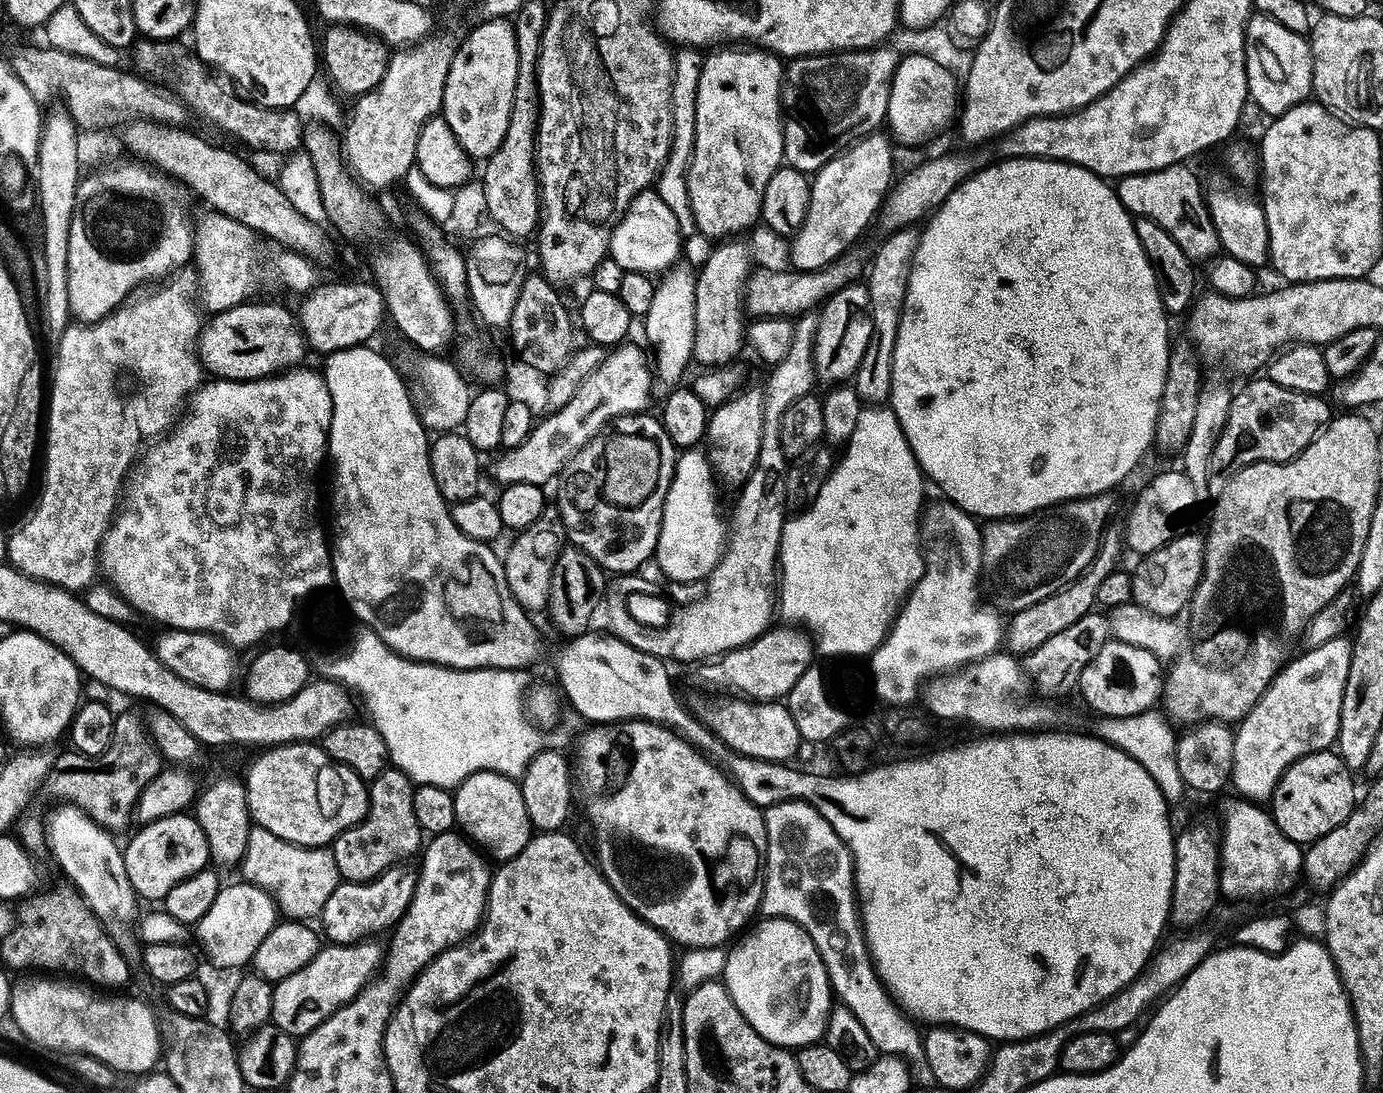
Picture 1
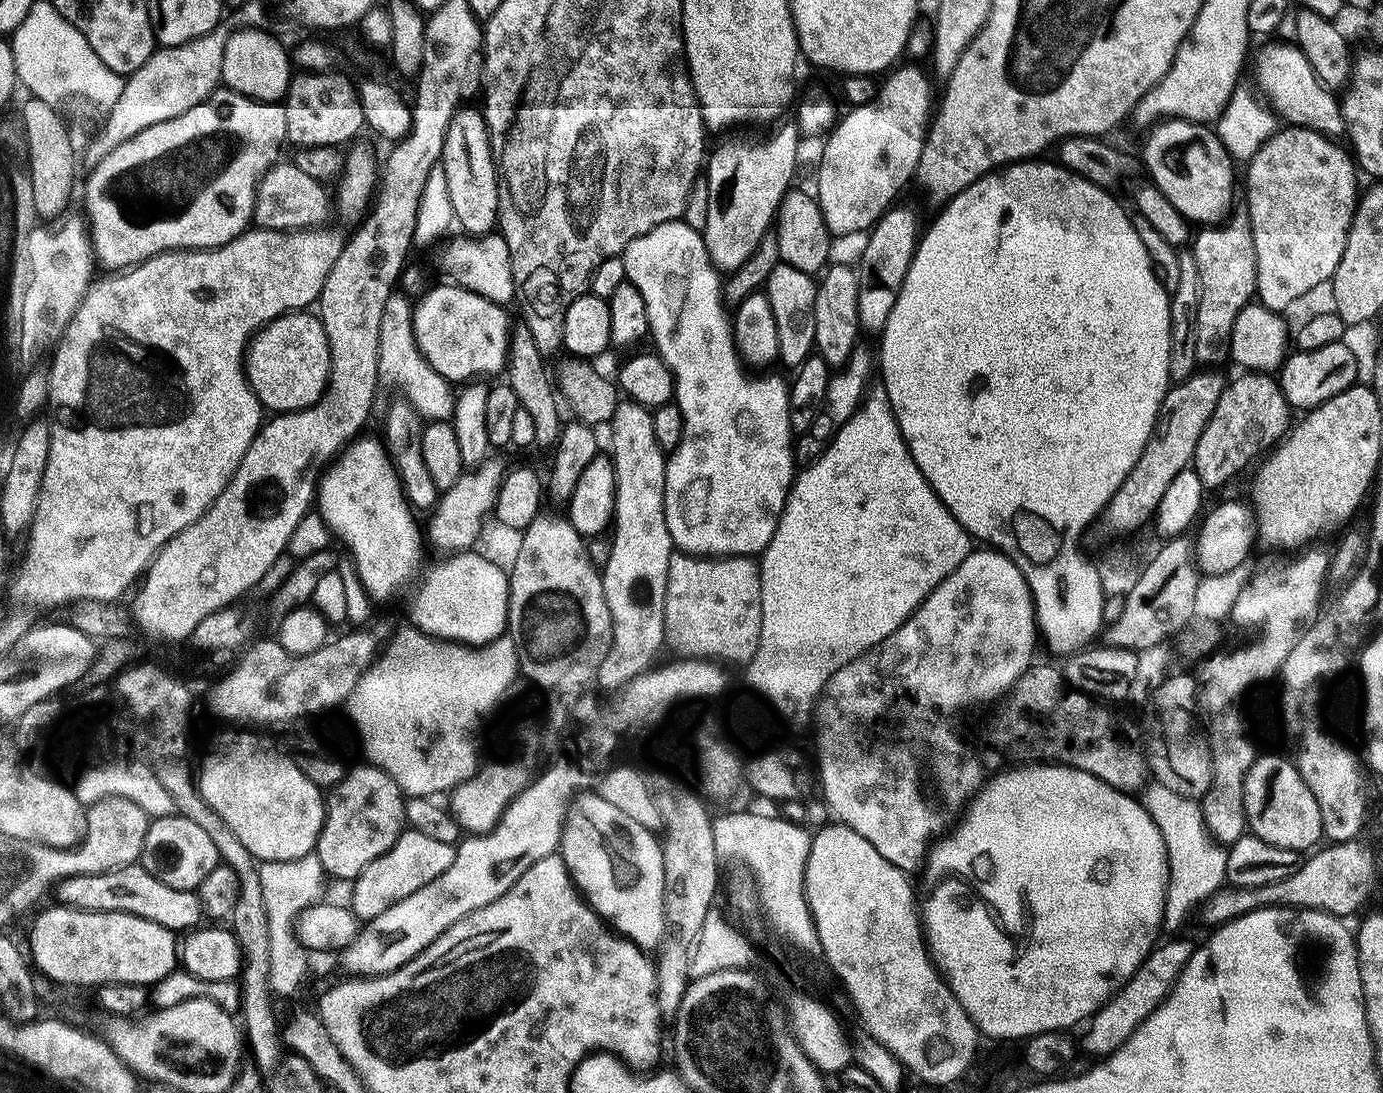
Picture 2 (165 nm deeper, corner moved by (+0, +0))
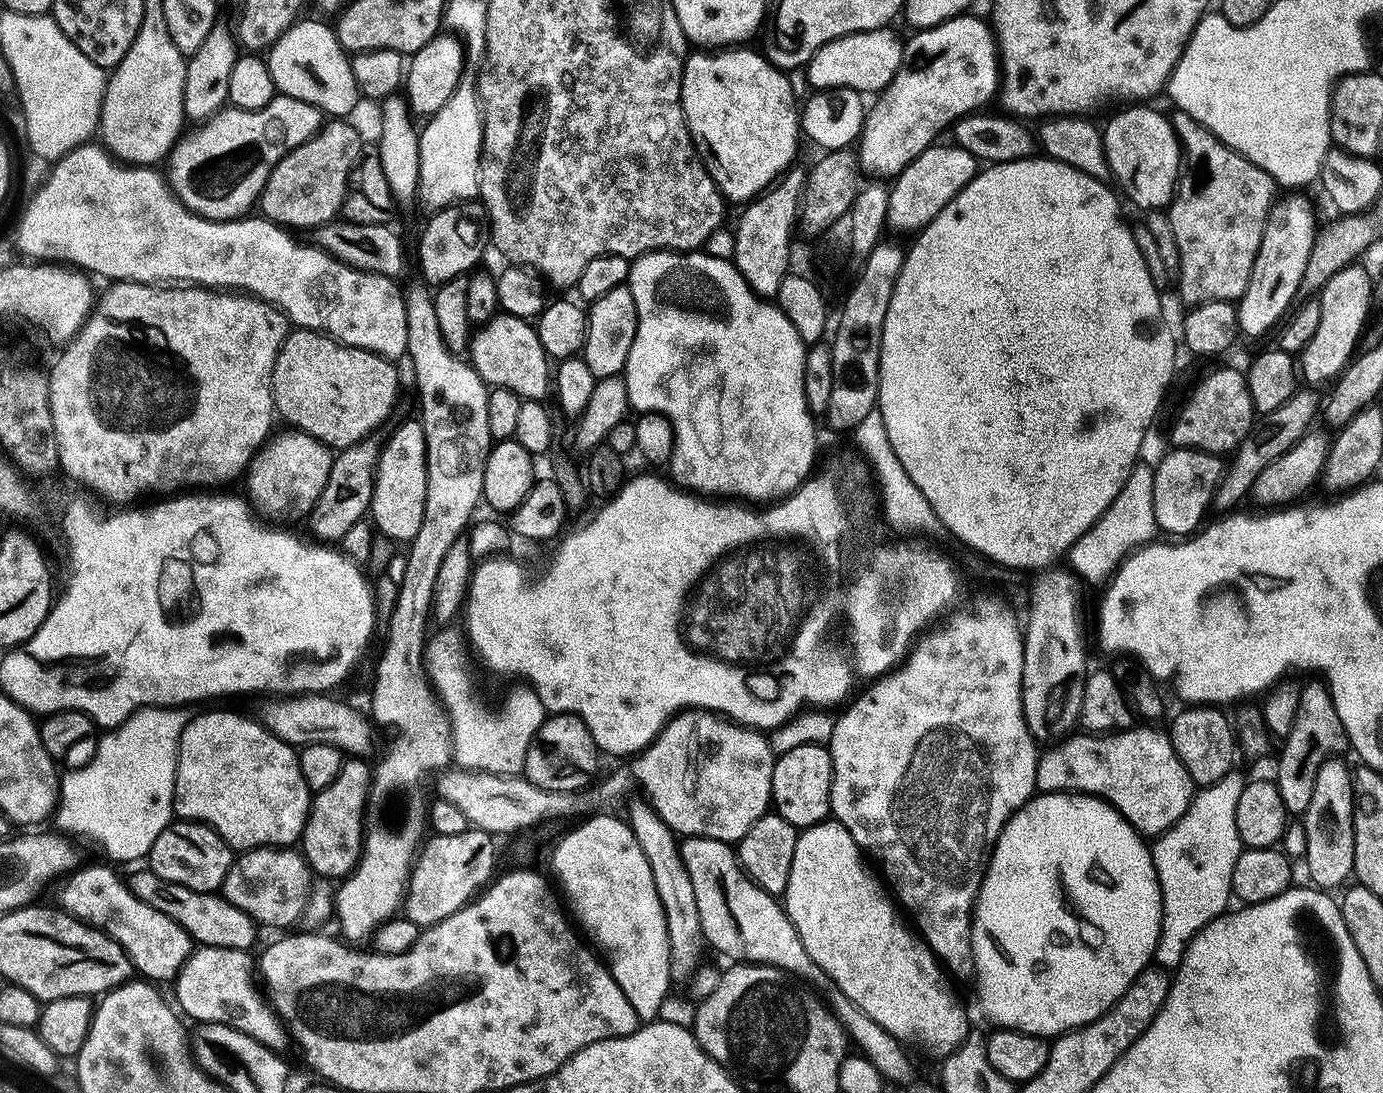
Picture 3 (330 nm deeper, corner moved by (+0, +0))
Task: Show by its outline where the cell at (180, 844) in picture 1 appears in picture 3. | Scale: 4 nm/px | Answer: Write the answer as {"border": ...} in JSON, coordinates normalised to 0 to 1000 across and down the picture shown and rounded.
{"border":[[[125,752],[124,756],[119,759],[111,770],[110,780],[106,784],[106,790],[108,791],[108,797],[114,800],[114,803],[117,803],[124,809],[129,811],[134,811],[141,816],[150,816],[156,818],[161,813],[163,800],[169,790],[168,777],[165,775],[165,771],[160,769],[150,754],[147,752]]]}

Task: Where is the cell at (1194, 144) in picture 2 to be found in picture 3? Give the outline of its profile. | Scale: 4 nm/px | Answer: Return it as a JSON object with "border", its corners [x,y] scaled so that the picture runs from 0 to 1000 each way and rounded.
{"border":[[[819,97],[816,102],[810,102],[804,111],[801,117],[798,118],[798,133],[800,134],[800,145],[803,148],[804,156],[803,164],[810,167],[809,175],[816,178],[816,183],[819,187],[822,187],[827,196],[838,194],[844,191],[847,184],[850,182],[850,173],[855,156],[855,136],[853,127],[850,124],[850,120],[847,109],[834,100],[833,97]]]}

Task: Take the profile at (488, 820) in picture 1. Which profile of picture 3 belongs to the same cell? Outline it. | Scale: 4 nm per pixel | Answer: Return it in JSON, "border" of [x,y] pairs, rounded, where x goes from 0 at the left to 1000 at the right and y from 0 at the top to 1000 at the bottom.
{"border":[[[404,652],[396,657],[384,679],[378,709],[393,724],[419,726],[430,715],[434,694],[435,690],[424,662],[417,655]]]}

